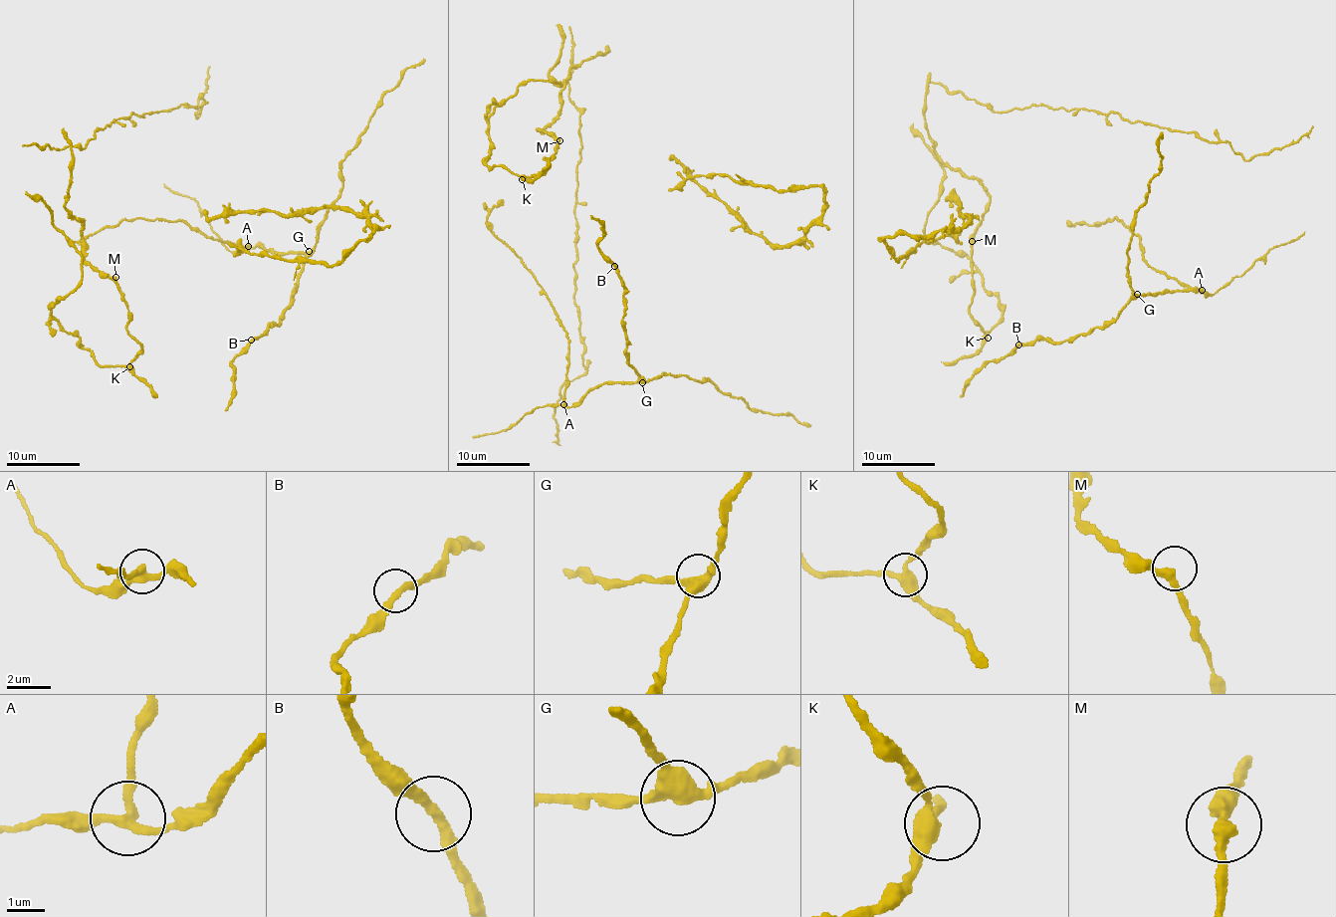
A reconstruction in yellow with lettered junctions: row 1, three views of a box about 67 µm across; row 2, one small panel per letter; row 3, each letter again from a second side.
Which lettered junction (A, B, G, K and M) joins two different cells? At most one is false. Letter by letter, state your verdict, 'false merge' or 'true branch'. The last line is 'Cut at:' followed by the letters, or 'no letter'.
A: false merge
B: true branch
G: true branch
K: true branch
M: true branch
Cut at: A

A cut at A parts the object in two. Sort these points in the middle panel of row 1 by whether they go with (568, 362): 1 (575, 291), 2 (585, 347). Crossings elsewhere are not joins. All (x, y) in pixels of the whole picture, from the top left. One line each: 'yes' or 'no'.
1: no
2: no

